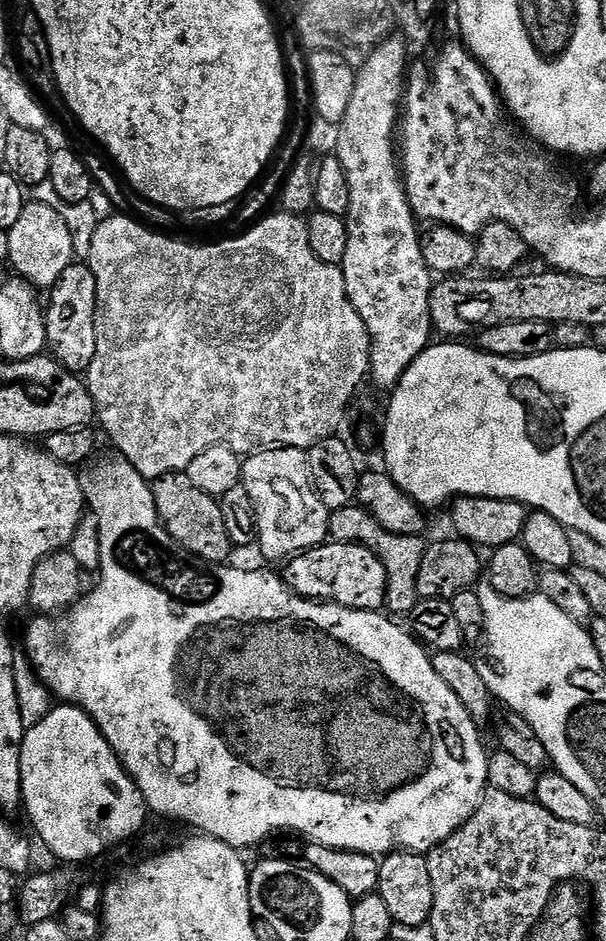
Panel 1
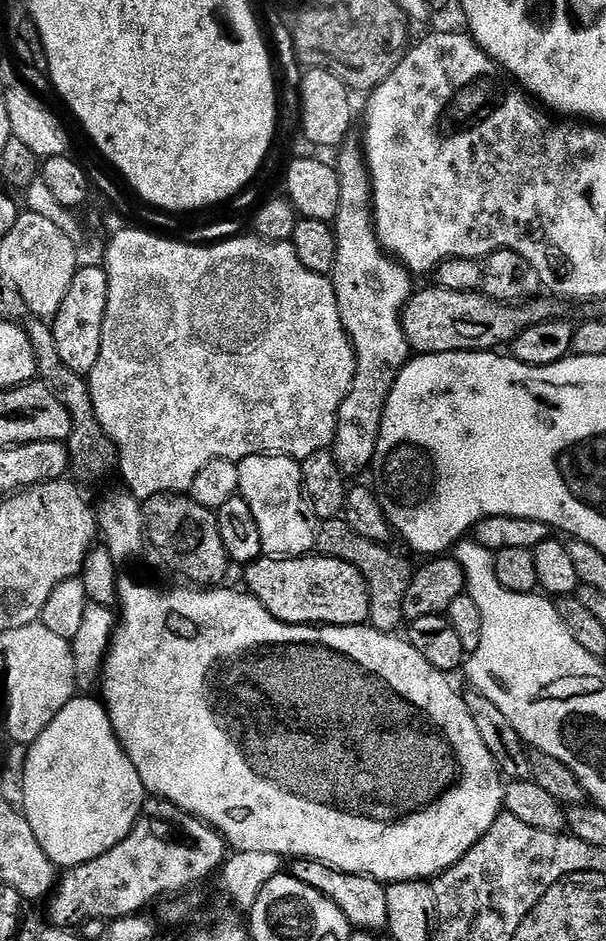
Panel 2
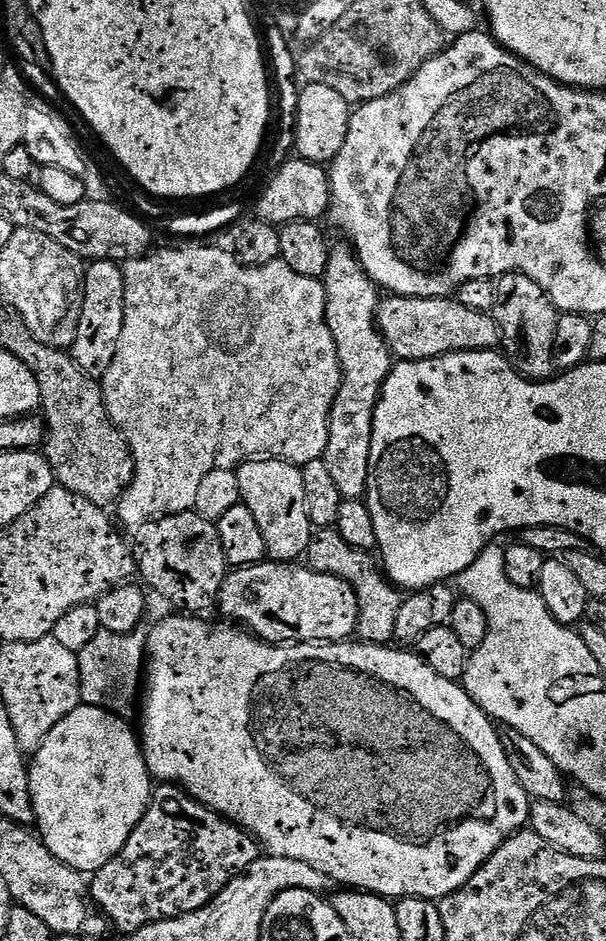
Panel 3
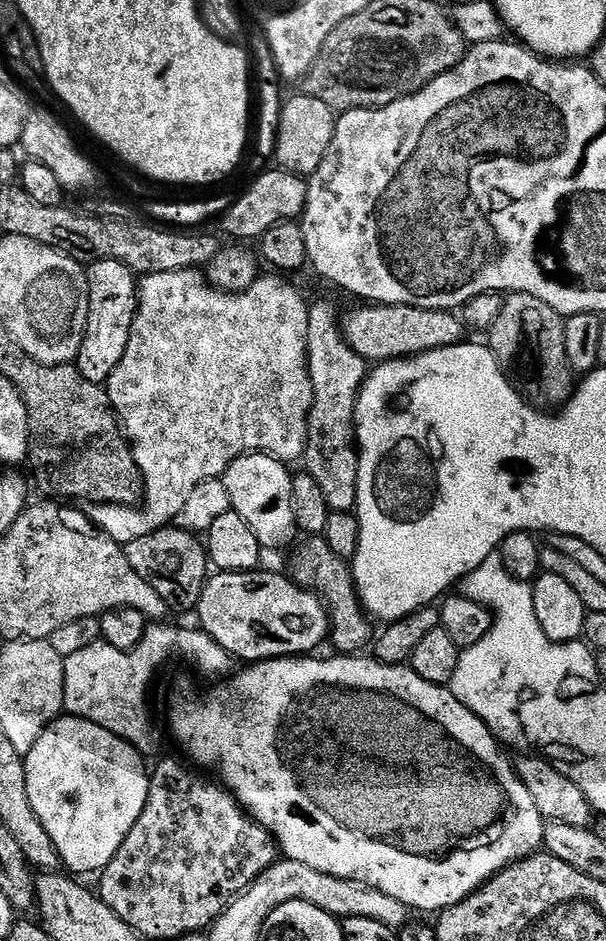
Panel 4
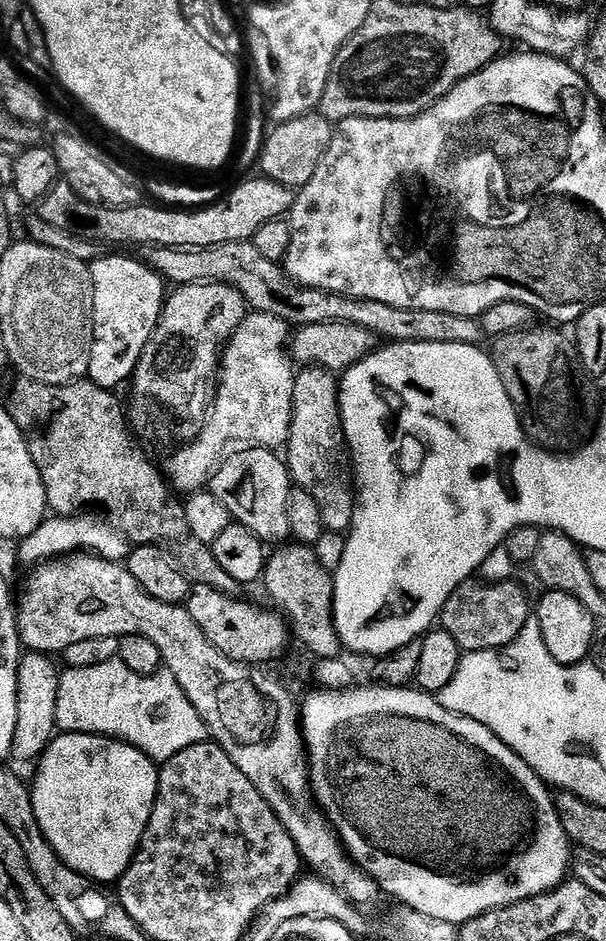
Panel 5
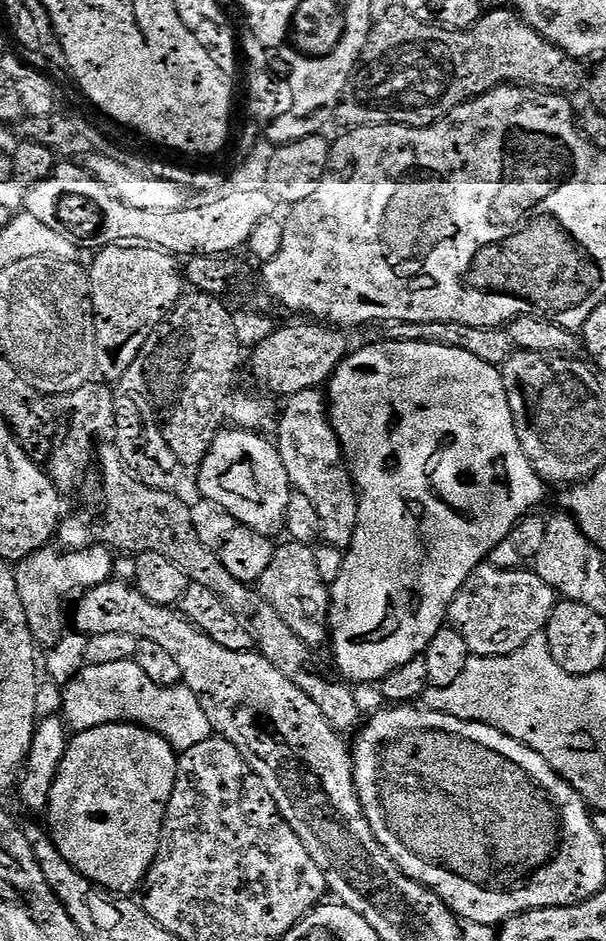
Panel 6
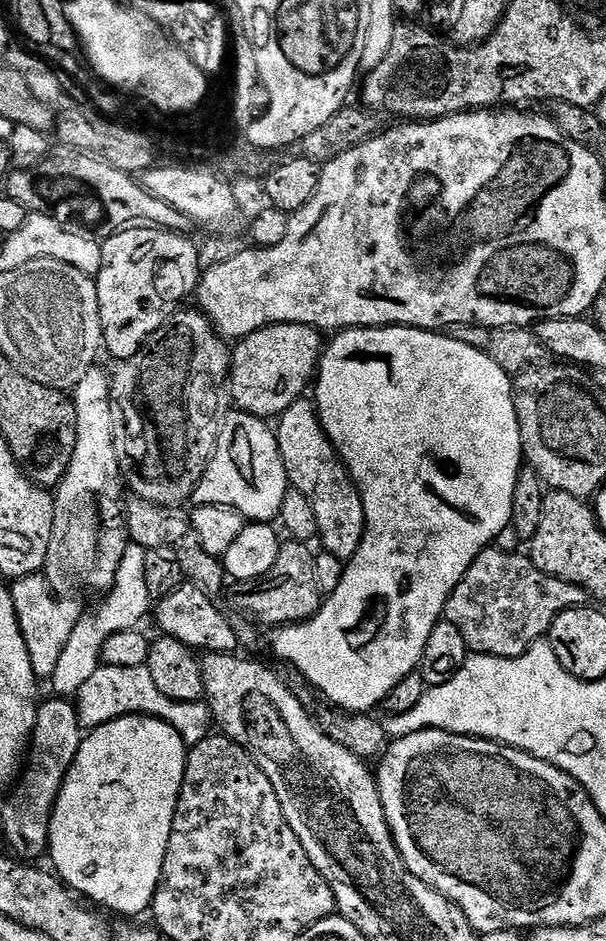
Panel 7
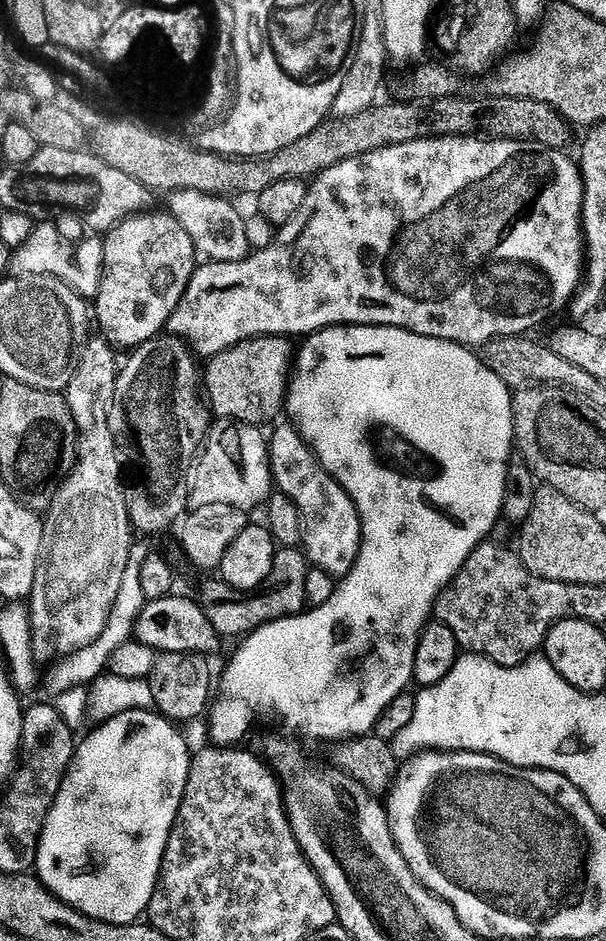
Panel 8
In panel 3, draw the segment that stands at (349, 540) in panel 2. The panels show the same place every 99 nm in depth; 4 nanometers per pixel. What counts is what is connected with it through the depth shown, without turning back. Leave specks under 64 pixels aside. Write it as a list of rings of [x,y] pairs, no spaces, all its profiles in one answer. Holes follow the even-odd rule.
[[[320,530],[309,542],[306,564],[315,572],[325,572],[331,576],[337,576],[352,587],[360,611],[355,635],[363,643],[386,646],[393,641],[402,596],[396,585],[378,567],[377,561],[373,557],[372,561],[370,557],[372,556],[367,551],[350,546],[336,530]]]

